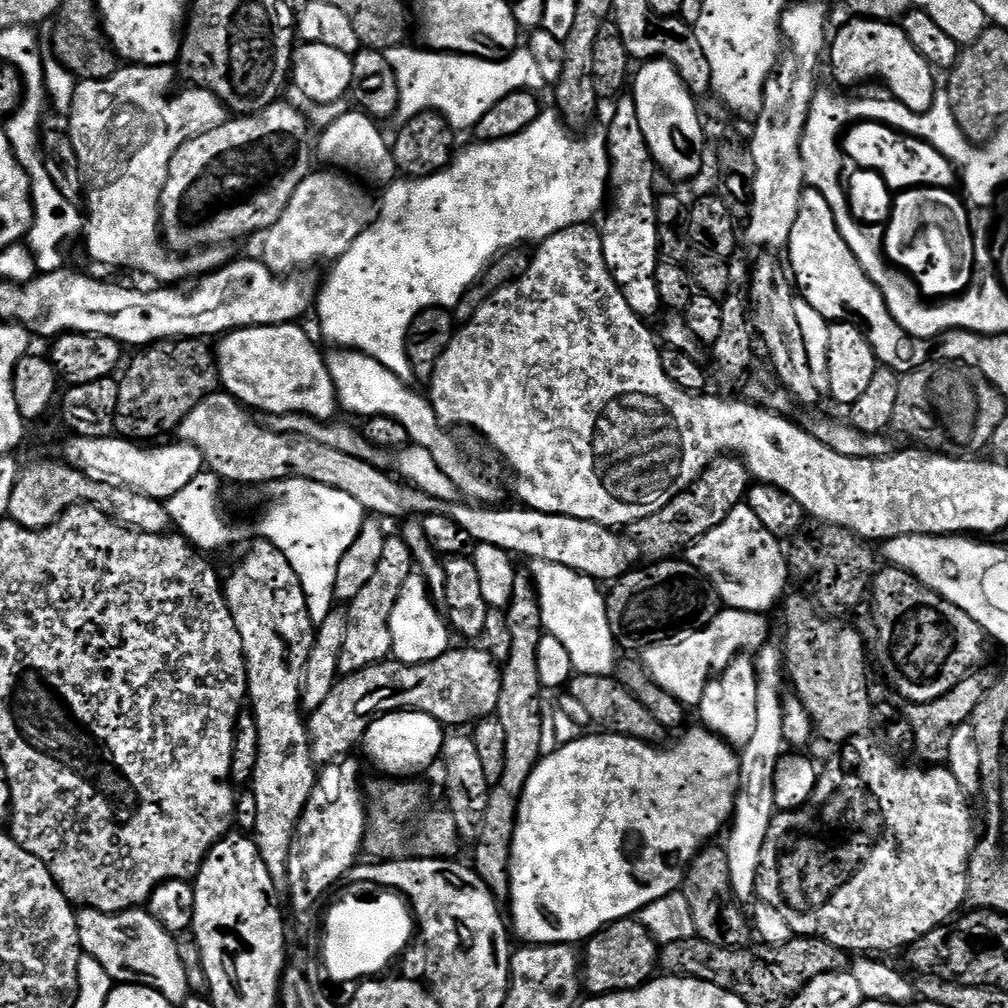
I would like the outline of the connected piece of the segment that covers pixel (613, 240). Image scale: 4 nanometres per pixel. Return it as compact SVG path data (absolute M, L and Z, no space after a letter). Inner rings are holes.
M624 94L615 104L616 113L613 114L608 128L606 127L610 207L607 209L608 217L602 223L602 250L610 274L618 290L622 290L622 298L630 302L630 310L634 310L634 314L642 318L649 318L648 316L656 316L662 312L656 281L656 271L662 259L656 213L658 169L650 154L646 134L642 134L642 122L638 122L635 99Z

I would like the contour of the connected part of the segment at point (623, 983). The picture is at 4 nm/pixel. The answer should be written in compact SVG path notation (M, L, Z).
M639 919L615 920L583 945L583 987L587 991L589 988L592 996L605 996L611 992L629 992L641 988L653 979L655 972L652 971L657 971L660 949L661 945L657 944L650 930L640 924Z

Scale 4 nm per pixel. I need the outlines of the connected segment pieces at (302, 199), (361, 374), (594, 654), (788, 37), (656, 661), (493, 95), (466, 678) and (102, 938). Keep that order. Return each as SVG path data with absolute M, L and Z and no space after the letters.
M339 170L323 171L308 173L298 190L294 190L294 198L290 198L286 210L282 210L278 222L263 233L262 259L270 271L292 274L297 270L308 270L311 264L335 262L348 253L350 246L354 246L356 239L376 220L377 201L372 201L367 192L369 189L363 183Z
M341 348L327 353L330 378L336 387L336 399L339 407L356 416L367 418L369 416L386 416L402 422L406 429L409 441L422 450L426 450L438 462L438 467L446 473L446 478L454 482L457 493L469 501L477 502L482 506L496 506L501 503L504 488L496 480L488 476L480 476L480 472L464 457L462 449L456 445L456 440L451 436L449 429L436 416L436 411L431 399L420 392L415 392L411 383L398 378L382 362L370 358L365 352L357 352L351 348Z
M545 560L531 561L532 576L536 579L534 591L540 602L540 617L544 631L558 638L570 654L573 669L579 674L610 676L617 671L618 641L608 621L608 602L601 585L590 576L558 566Z
M796 4L792 8L791 5L780 19L780 31L786 47L764 88L764 105L755 119L756 129L750 139L756 173L746 240L752 244L765 244L763 247L768 250L783 249L787 245L790 232L794 230L794 218L798 218L798 202L806 187L800 143L808 111L818 91L816 71L820 68L820 55L826 52L826 37L829 35L827 6Z
M725 607L705 628L671 636L643 649L642 661L649 679L685 706L698 706L708 681L732 665L741 654L752 654L769 643L767 615Z
M527 46L517 47L502 60L483 60L477 56L461 56L455 52L434 52L423 47L387 48L383 53L398 78L398 106L395 119L403 122L423 112L444 116L452 129L475 129L476 124L506 94L539 93L545 87L542 73L534 63Z
M483 647L456 648L442 653L438 658L421 664L401 664L395 658L383 660L381 664L366 666L354 674L337 679L336 684L326 694L326 702L311 713L308 723L308 737L312 740L312 759L317 765L325 766L347 757L352 747L359 745L364 735L373 727L372 719L383 712L400 712L403 708L417 708L424 716L433 716L442 726L448 724L475 725L477 720L485 720L493 715L498 706L498 694L502 690L500 675L502 668L497 660Z
M80 908L76 913L76 925L81 953L94 958L117 985L137 984L153 988L173 1006L183 1005L188 999L186 969L178 959L175 935L165 930L148 911L99 912L93 908Z

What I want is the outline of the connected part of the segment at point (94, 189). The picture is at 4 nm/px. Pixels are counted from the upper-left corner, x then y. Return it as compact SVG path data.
M132 64L131 66L117 67L116 73L105 80L81 80L77 83L72 99L72 110L67 113L66 131L68 137L74 142L74 150L78 153L78 162L80 163L80 175L84 177L84 190L86 193L86 204L88 200L88 212L86 208L86 237L88 236L88 254L96 264L105 264L108 268L133 268L134 271L144 271L146 275L153 276L156 282L164 286L176 286L181 282L179 280L188 280L191 276L195 278L203 277L217 269L223 268L233 259L232 248L228 246L217 246L215 248L201 248L191 254L177 254L166 247L162 239L162 225L160 222L160 199L162 190L166 186L166 178L170 170L170 162L174 154L186 142L198 138L198 134L206 134L206 130L214 130L222 126L230 119L230 113L225 108L223 102L215 96L210 90L198 88L195 86L185 87L185 92L180 92L177 96L172 96L172 87L178 81L178 72L171 64Z

